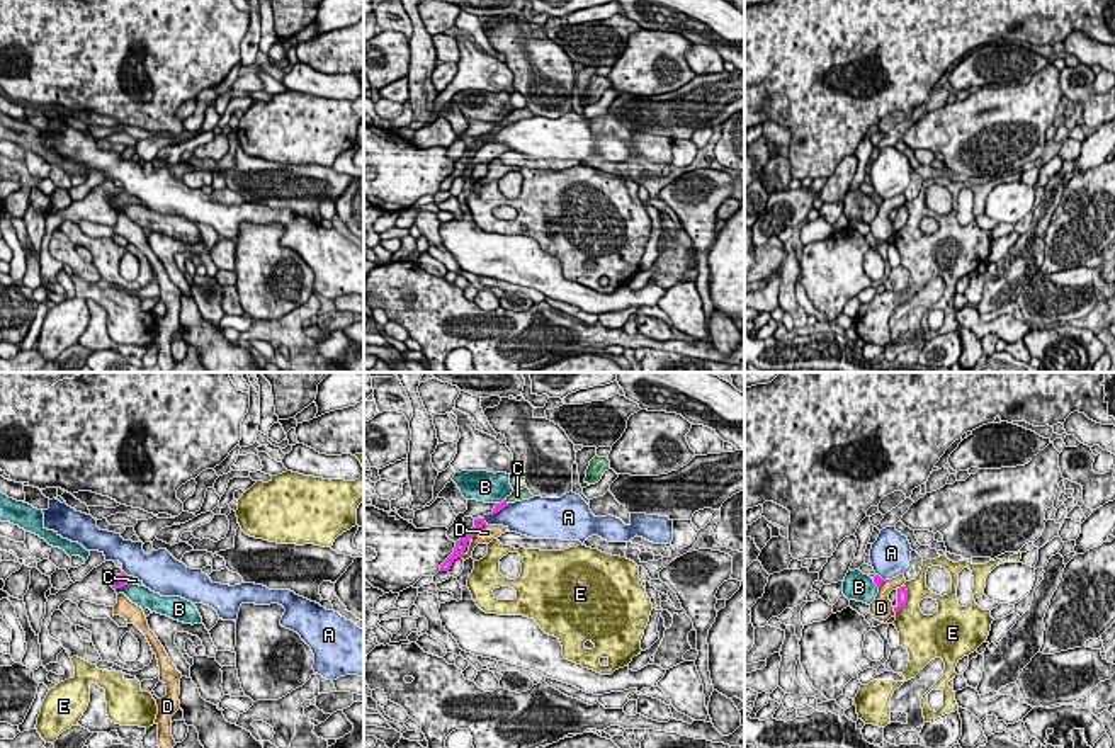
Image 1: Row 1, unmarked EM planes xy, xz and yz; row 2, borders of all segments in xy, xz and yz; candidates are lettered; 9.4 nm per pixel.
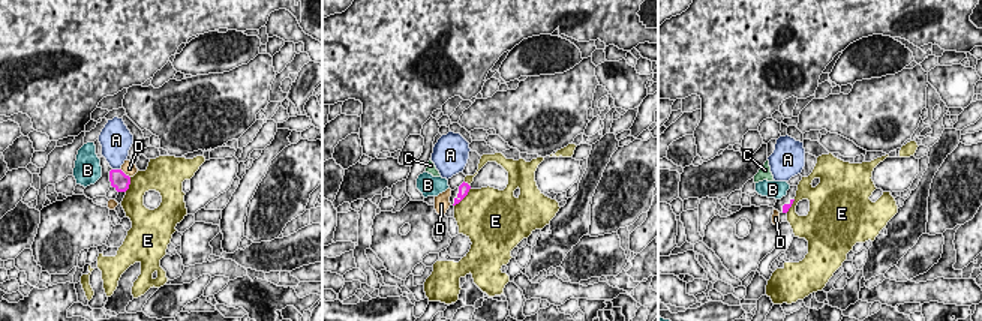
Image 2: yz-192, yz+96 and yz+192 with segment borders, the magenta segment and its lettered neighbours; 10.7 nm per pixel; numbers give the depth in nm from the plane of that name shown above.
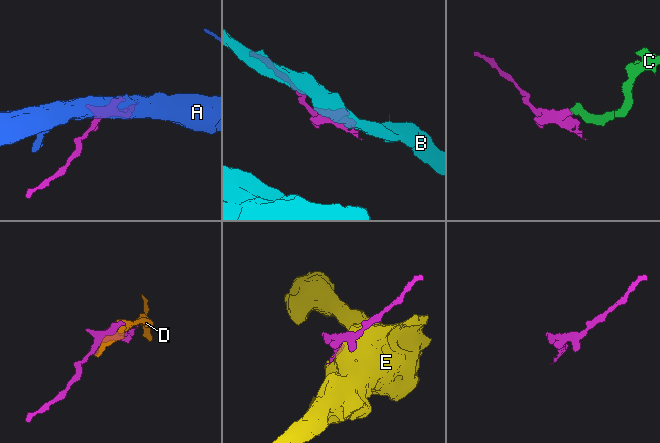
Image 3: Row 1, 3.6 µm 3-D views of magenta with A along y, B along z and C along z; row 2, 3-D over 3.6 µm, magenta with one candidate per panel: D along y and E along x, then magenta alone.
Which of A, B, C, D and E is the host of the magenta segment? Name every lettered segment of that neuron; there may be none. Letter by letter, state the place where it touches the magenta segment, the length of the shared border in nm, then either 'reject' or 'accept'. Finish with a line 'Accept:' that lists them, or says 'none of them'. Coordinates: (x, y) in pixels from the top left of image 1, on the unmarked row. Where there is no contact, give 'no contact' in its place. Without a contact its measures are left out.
A: meets magenta in xz at (483, 138); contact 110 nm long; reject
B: meets magenta in xy at (119, 206); contact 240 nm long; reject
C: meets magenta in xy at (130, 199); contact 100 nm long; accept
D: meets magenta in xz at (478, 148); contact 220 nm long; reject
E: meets magenta in yz at (906, 220); contact 300 nm long; reject
Accept: C

